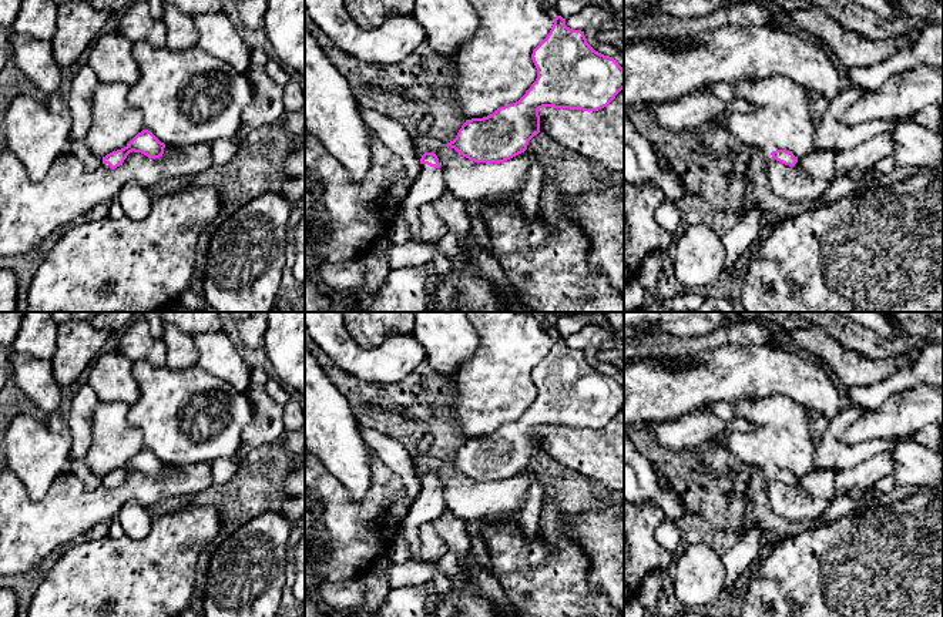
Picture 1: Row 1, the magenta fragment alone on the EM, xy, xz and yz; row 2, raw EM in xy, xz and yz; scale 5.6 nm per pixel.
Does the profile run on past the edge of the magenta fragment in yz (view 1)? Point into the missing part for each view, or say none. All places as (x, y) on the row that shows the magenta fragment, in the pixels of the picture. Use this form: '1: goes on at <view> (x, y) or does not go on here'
1: goes on at yz (822, 166)

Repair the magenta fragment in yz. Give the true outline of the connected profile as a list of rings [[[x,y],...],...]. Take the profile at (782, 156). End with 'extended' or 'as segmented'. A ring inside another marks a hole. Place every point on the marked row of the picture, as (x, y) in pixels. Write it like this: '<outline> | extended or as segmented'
[[[776,150],[771,152],[772,158],[789,165],[805,170],[812,177],[832,182],[836,172],[836,154],[832,151],[811,152],[805,157],[795,157],[791,151]]] | extended

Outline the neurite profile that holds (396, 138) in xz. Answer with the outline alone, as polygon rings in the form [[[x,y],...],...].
[[[359,107],[365,124],[385,142],[385,145],[400,158],[407,177],[415,182],[420,174],[422,164],[415,155],[413,138],[395,120]]]

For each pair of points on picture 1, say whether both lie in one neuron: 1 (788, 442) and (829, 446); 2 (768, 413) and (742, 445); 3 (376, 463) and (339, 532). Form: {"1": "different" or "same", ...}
{"1": "different", "2": "same", "3": "same"}

